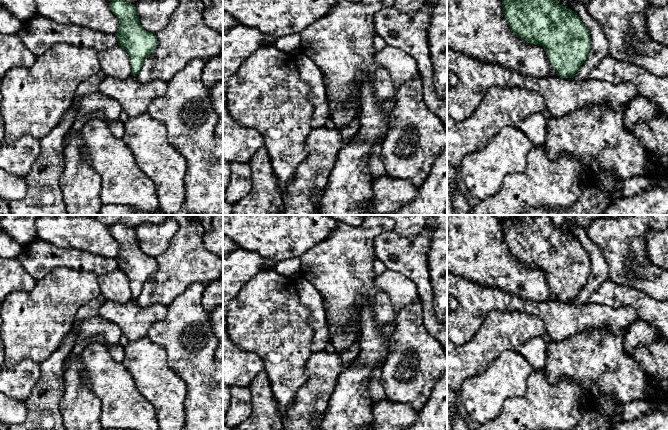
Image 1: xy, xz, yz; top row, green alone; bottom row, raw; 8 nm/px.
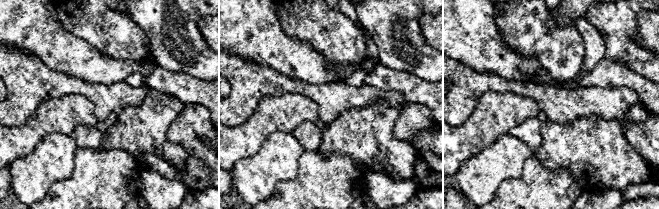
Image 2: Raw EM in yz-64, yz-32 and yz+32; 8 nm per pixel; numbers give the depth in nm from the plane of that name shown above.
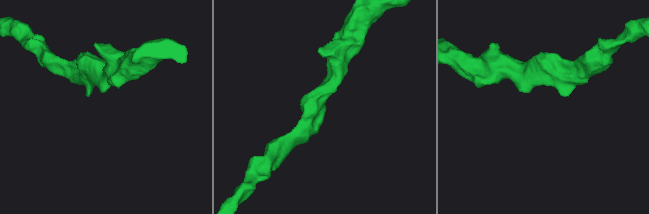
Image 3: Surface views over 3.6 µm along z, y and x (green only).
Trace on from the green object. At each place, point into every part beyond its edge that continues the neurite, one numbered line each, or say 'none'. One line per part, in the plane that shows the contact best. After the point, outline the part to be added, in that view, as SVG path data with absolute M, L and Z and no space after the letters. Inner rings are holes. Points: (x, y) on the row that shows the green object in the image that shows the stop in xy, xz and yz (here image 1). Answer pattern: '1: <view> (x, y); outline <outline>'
none

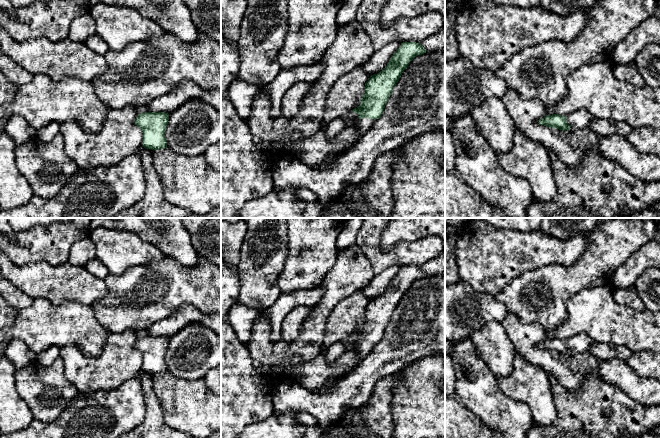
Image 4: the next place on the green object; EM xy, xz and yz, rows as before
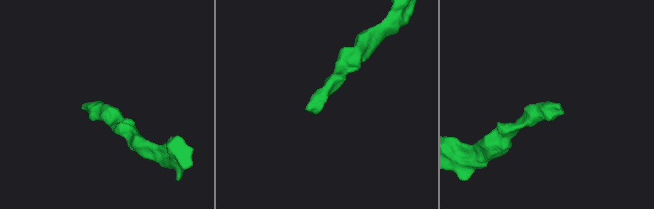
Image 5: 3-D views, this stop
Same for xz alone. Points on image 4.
1: xz (362, 125); outline M369 118L357 119L356 129L360 135L364 135L369 130L375 120Z

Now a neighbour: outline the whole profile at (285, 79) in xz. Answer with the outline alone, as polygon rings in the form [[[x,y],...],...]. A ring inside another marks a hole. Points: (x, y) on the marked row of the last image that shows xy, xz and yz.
[[[322,64],[300,66],[289,70],[281,70],[275,79],[268,84],[264,91],[270,98],[271,118],[282,115],[281,102],[286,91],[297,82],[314,82],[322,74]]]

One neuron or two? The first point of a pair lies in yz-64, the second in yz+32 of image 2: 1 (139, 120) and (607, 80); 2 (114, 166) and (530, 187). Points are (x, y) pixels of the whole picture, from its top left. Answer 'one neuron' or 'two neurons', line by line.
1: two neurons
2: one neuron

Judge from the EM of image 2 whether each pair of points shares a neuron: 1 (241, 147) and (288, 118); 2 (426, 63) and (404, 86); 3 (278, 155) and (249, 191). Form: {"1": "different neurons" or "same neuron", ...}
{"1": "same neuron", "2": "different neurons", "3": "same neuron"}

